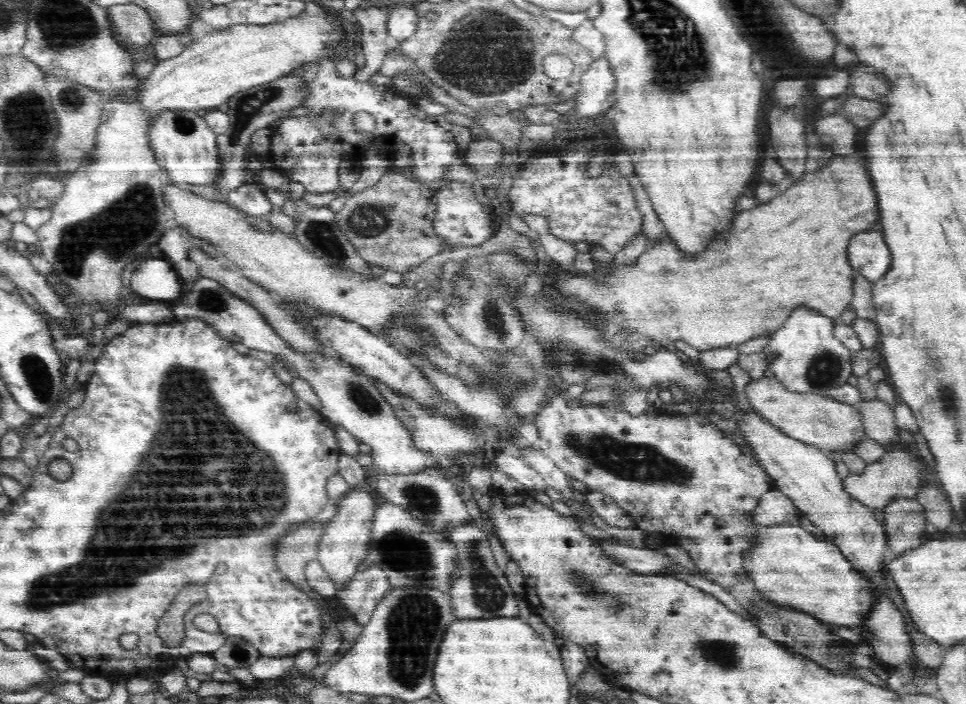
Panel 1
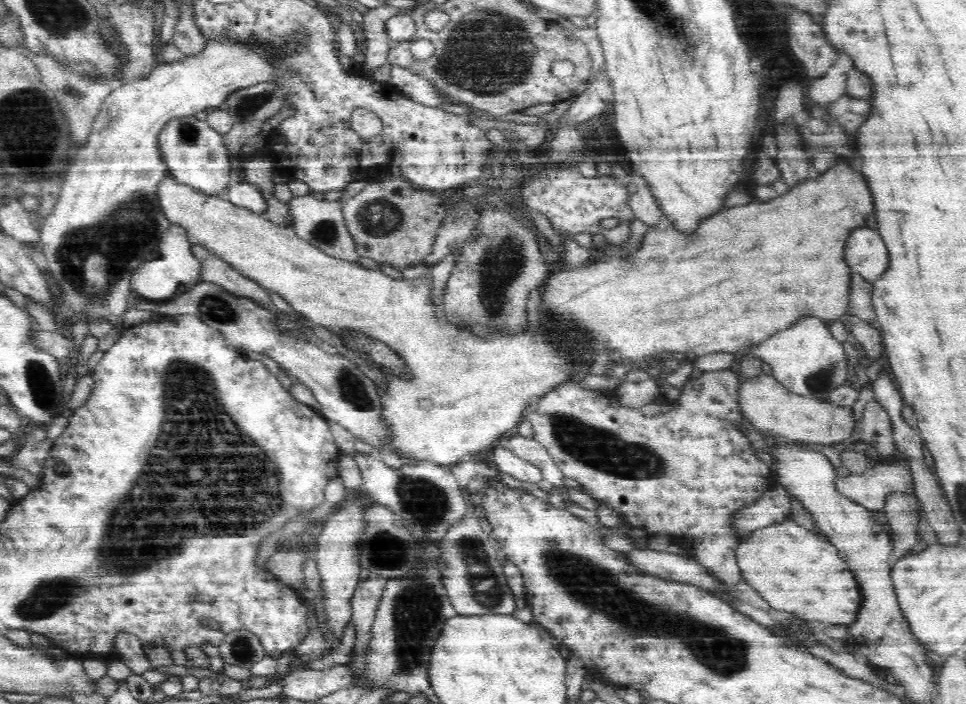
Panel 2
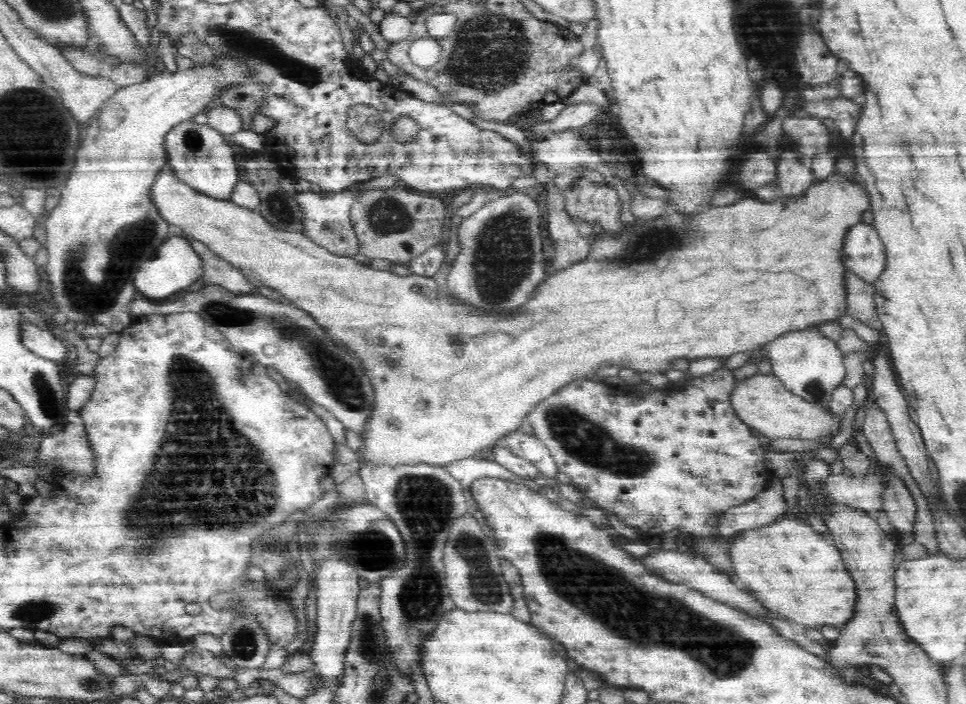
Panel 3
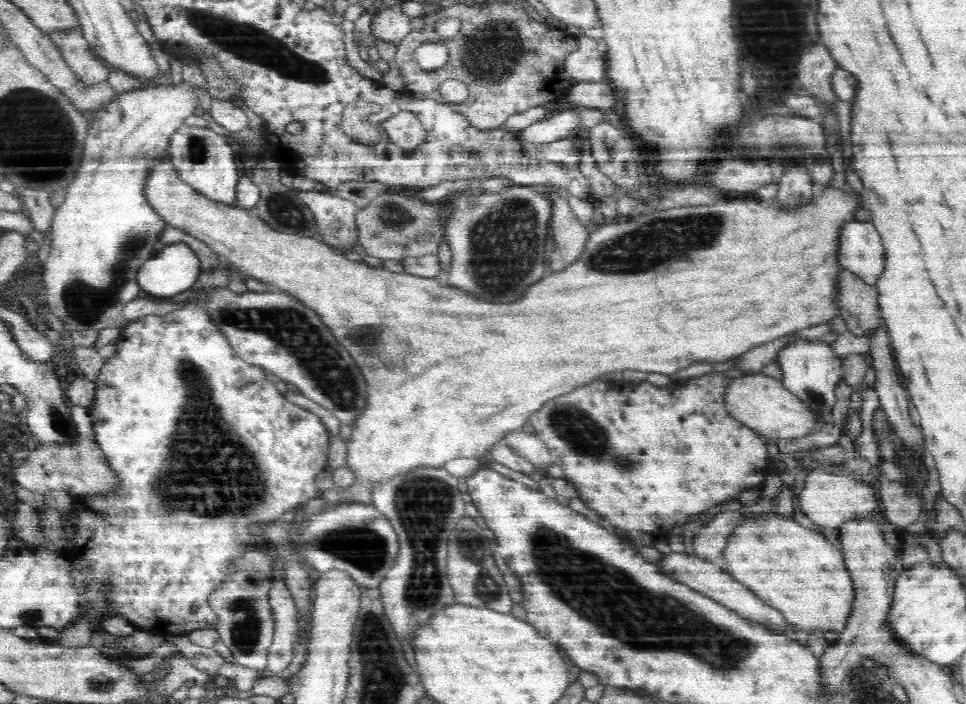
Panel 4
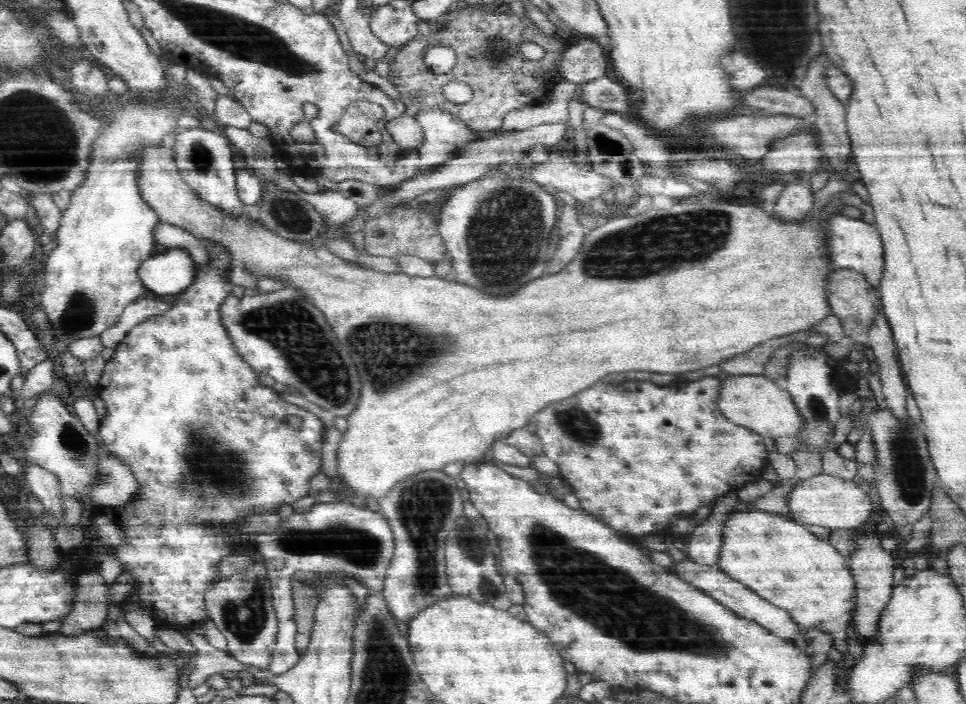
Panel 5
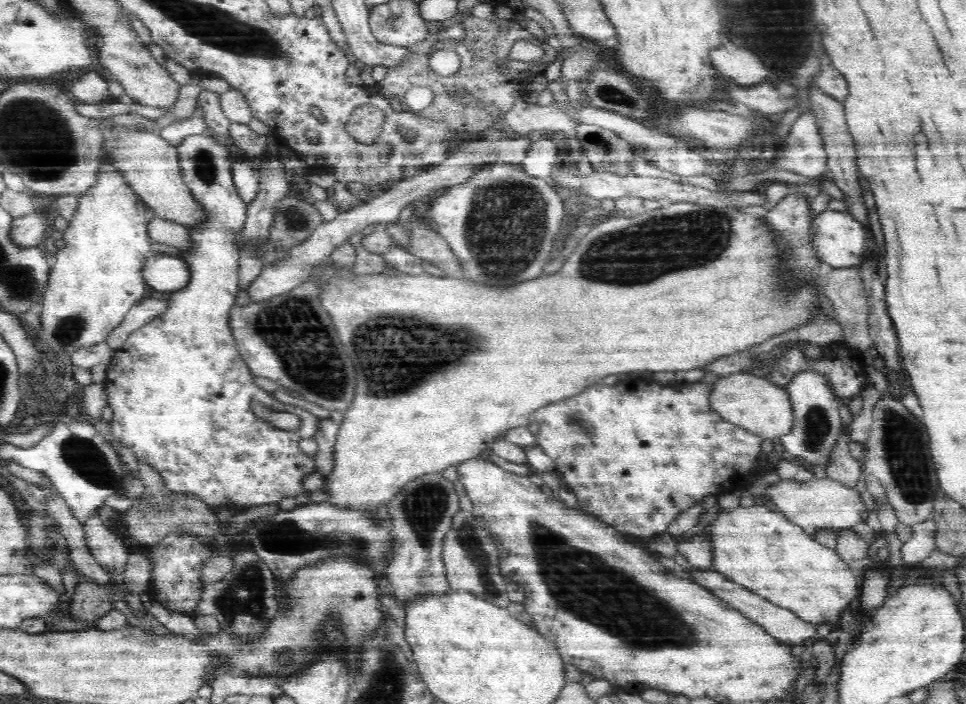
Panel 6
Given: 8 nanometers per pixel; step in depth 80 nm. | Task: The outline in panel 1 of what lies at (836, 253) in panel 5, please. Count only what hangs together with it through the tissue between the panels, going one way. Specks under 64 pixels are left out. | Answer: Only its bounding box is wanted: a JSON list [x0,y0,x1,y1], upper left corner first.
[850,232,892,280]

